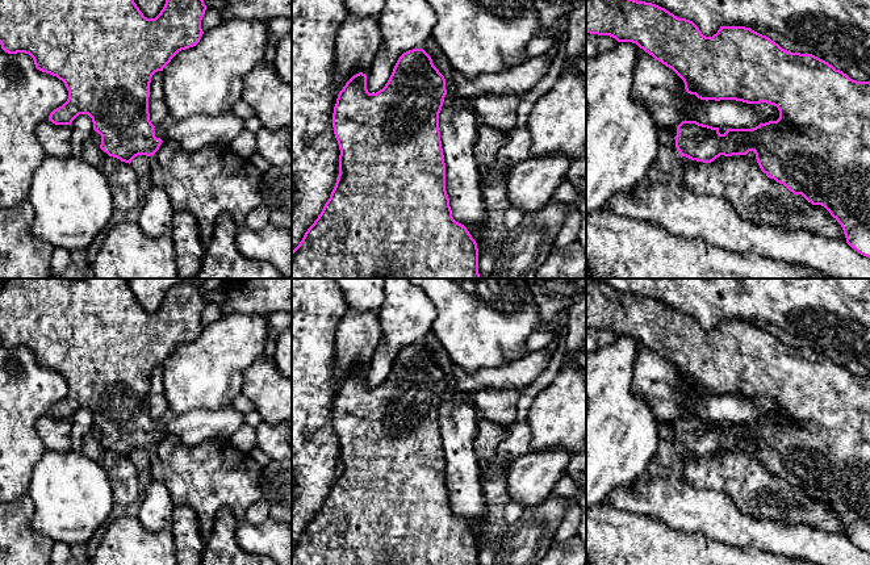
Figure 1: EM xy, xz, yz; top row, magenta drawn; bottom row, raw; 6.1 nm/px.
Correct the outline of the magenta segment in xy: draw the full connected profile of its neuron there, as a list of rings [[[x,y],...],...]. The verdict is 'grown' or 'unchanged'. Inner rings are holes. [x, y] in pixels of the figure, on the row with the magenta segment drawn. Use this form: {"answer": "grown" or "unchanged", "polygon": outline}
{"answer": "grown", "polygon": [[[0,0],[0,45],[8,54],[29,54],[37,70],[64,83],[68,99],[50,113],[49,121],[71,125],[79,114],[88,114],[101,135],[100,148],[130,164],[138,155],[154,155],[166,141],[193,151],[229,146],[244,130],[244,120],[233,112],[183,121],[167,114],[155,126],[150,121],[151,78],[179,51],[200,42],[205,11],[204,0],[166,0],[160,13],[147,18],[134,0]]]}

